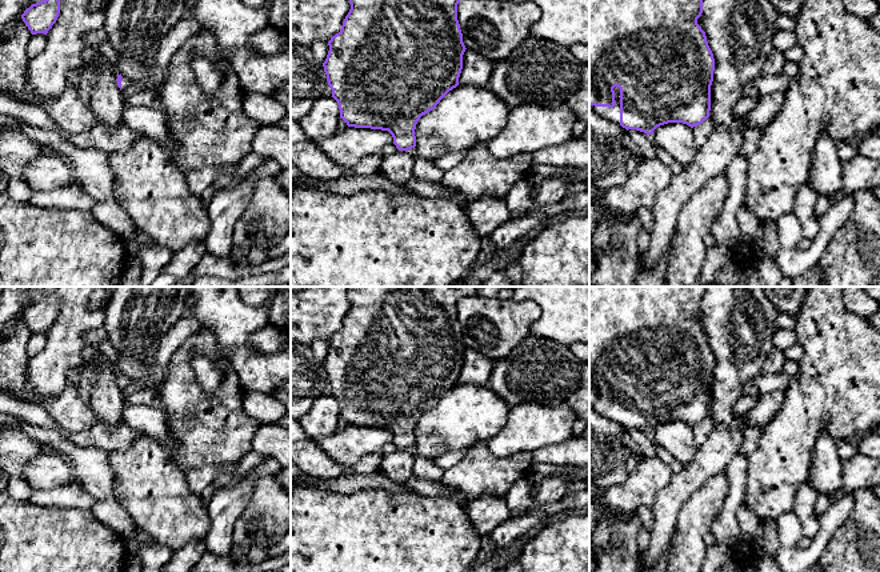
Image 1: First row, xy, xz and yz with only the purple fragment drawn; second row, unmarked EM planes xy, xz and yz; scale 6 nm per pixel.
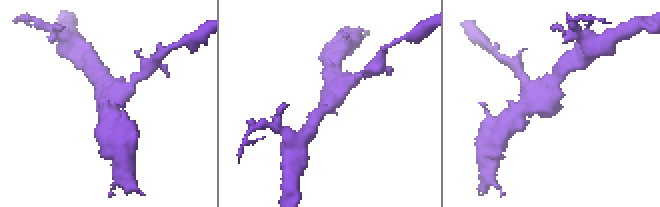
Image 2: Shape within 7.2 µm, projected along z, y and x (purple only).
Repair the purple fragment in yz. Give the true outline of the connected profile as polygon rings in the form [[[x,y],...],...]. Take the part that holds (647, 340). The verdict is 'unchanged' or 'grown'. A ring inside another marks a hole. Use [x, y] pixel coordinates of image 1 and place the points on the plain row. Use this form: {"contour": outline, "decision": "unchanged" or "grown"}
{"contour": [[[589,287],[589,407],[647,433],[668,421],[691,427],[709,416],[715,357],[697,323],[708,287]]], "decision": "grown"}

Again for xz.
{"contour": [[[348,287],[351,308],[343,320],[340,331],[328,340],[329,349],[323,361],[328,384],[332,388],[332,396],[337,400],[340,416],[348,425],[388,429],[399,449],[408,449],[416,445],[415,428],[420,416],[435,408],[440,399],[459,384],[463,353],[467,347],[463,341],[463,332],[457,319],[457,303],[464,296],[477,295],[477,289],[479,287]]], "decision": "unchanged"}

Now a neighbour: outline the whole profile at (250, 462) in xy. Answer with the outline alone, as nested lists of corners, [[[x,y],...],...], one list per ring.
[[[247,455],[244,456],[232,473],[219,473],[216,479],[213,480],[215,491],[220,489],[223,487],[228,487],[235,484],[237,480],[240,480],[243,476],[245,476],[249,471],[252,471],[255,467],[257,467],[263,461],[264,456],[260,455]]]

